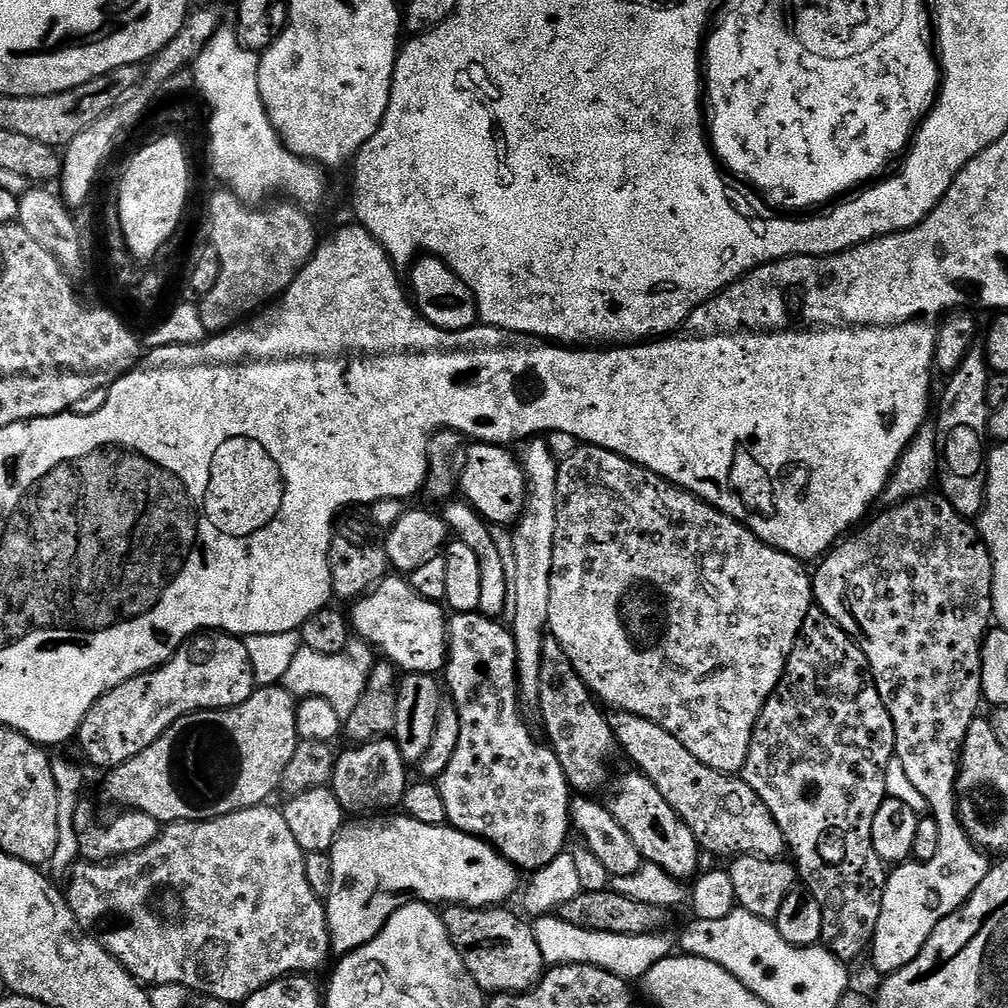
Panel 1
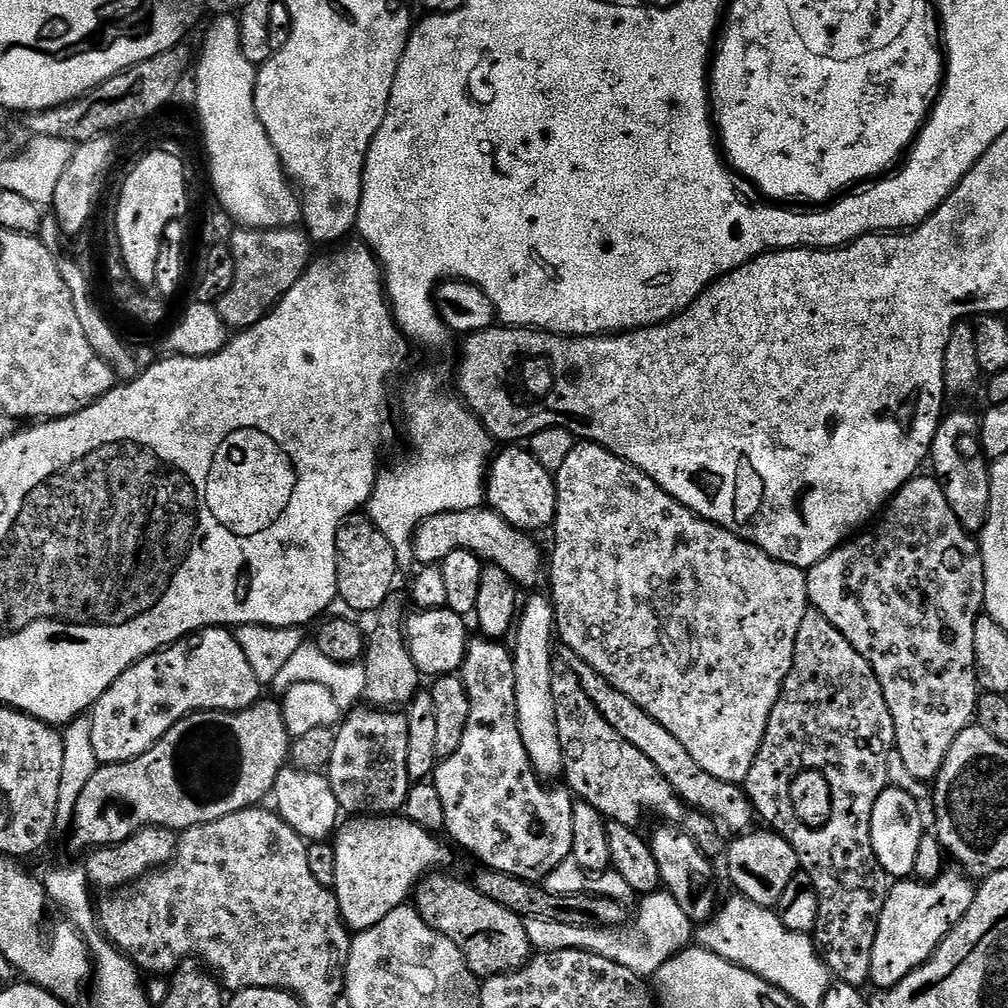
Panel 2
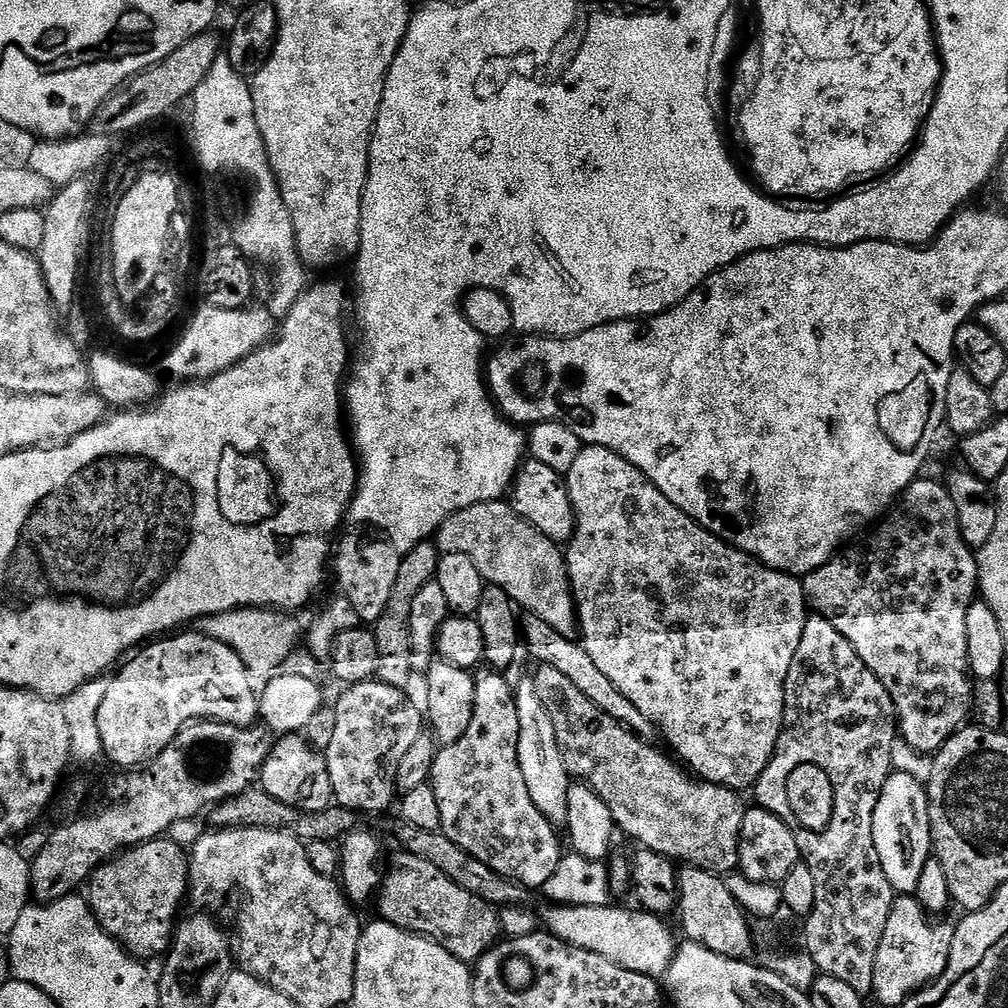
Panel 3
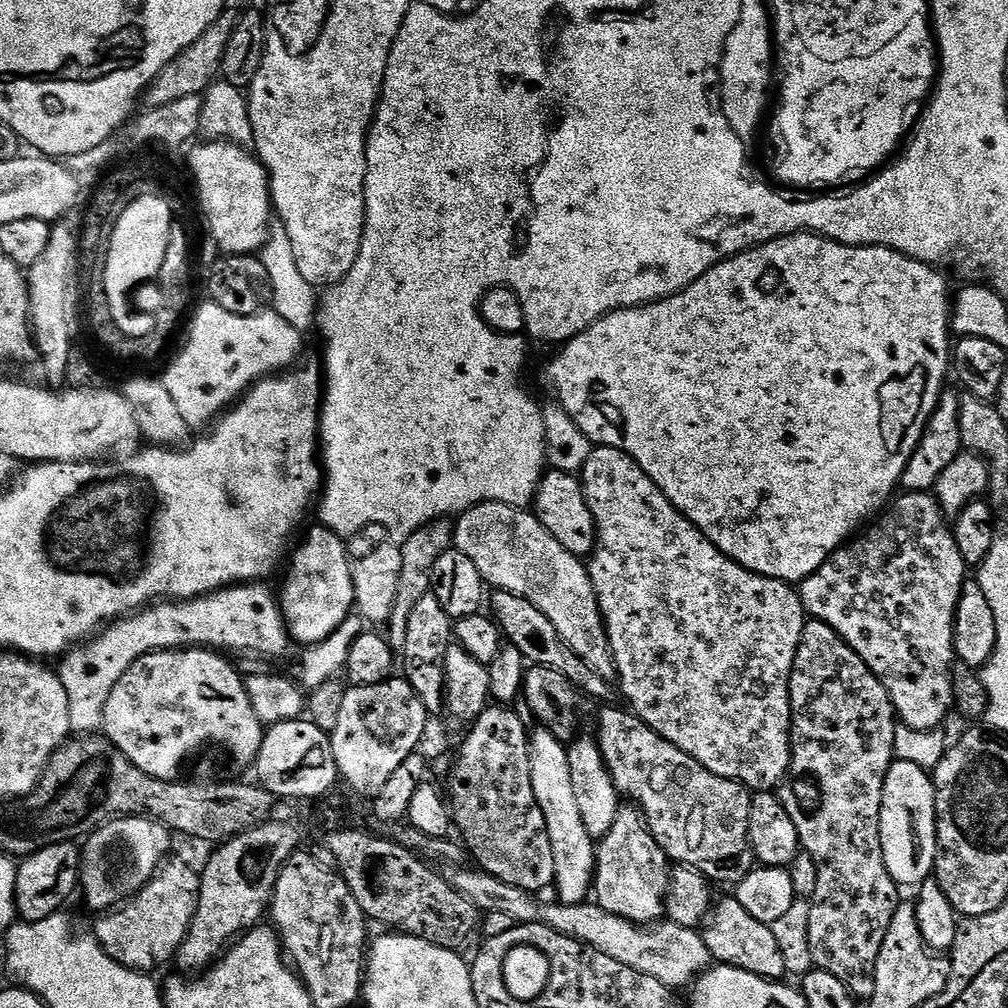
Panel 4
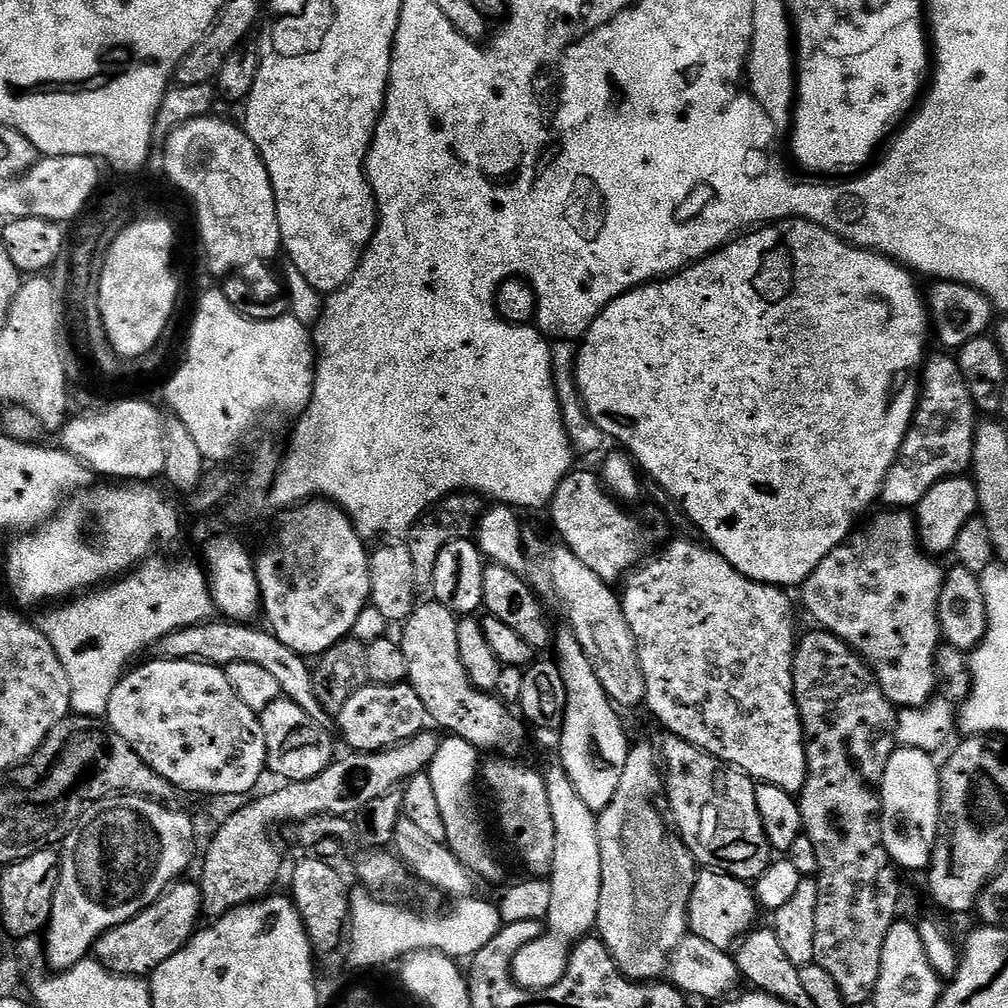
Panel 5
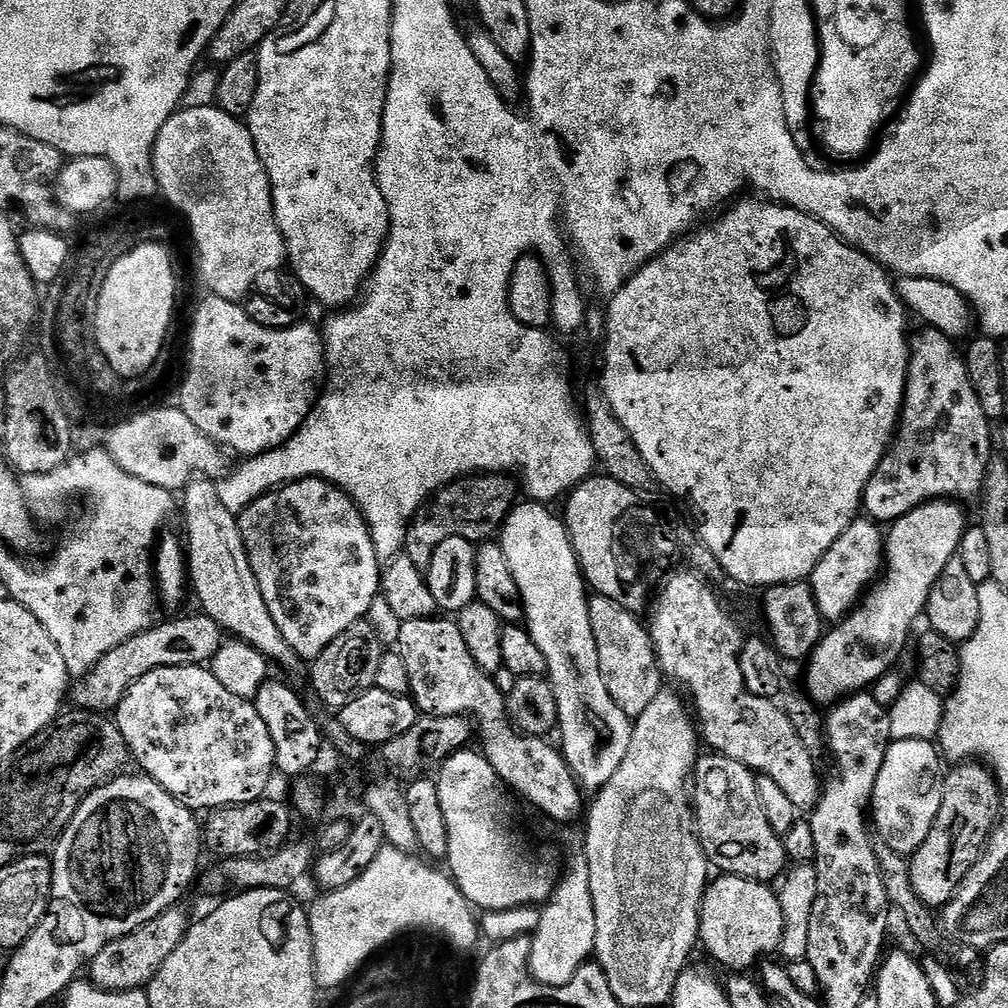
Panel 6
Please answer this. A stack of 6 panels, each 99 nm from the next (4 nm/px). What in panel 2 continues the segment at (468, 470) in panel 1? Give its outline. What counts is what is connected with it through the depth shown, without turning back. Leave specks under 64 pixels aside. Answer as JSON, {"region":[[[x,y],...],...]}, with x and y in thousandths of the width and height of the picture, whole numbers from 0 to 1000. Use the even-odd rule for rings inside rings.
{"region":[[[500,442],[483,464],[482,500],[516,528],[533,530],[552,519],[552,474],[520,442]]]}

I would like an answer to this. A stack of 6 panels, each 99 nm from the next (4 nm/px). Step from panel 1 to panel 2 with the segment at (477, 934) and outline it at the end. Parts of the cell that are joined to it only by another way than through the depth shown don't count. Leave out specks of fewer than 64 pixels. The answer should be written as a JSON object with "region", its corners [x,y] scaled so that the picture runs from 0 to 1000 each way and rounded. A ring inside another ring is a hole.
{"region":[[[437,867],[422,869],[414,877],[411,886],[411,900],[423,919],[435,923],[435,927],[442,927],[442,931],[446,931],[446,935],[450,935],[450,938],[458,942],[462,958],[466,958],[473,970],[496,968],[499,964],[511,964],[520,959],[530,941],[526,931],[522,931],[517,909],[482,891],[482,887],[473,883],[471,876],[464,874],[463,877],[448,869],[433,868]]]}

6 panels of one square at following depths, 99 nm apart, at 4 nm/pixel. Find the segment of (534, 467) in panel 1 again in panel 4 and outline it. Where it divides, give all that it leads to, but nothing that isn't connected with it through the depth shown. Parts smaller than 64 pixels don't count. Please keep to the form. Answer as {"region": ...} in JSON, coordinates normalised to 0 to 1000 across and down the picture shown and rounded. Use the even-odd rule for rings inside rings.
{"region":[[[536,720],[527,727],[524,735],[526,744],[526,780],[530,780],[530,792],[538,804],[538,812],[542,812],[542,819],[546,827],[546,839],[550,839],[550,859],[552,871],[550,885],[553,885],[557,897],[577,897],[584,892],[591,872],[591,843],[592,834],[581,823],[577,815],[577,807],[573,805],[573,795],[569,788],[569,775],[565,772],[565,756],[563,755],[563,742],[561,735],[555,734],[544,723]]]}

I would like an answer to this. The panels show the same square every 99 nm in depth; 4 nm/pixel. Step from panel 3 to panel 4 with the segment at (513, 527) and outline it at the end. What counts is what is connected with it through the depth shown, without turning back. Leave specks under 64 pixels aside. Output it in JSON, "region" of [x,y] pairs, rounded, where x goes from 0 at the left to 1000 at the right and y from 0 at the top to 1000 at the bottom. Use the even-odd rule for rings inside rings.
{"region":[[[483,497],[481,500],[474,500],[465,504],[463,508],[455,509],[454,515],[450,520],[450,544],[451,547],[462,550],[470,562],[478,569],[481,580],[498,587],[509,587],[522,597],[534,601],[546,617],[550,617],[554,629],[569,645],[585,665],[589,665],[598,675],[607,677],[612,674],[611,657],[607,652],[607,642],[603,636],[603,624],[599,622],[599,611],[595,608],[593,593],[589,587],[587,574],[583,568],[580,557],[574,552],[565,550],[546,526],[532,512],[531,507],[524,504],[511,504],[510,502],[499,500],[498,498]]]}

